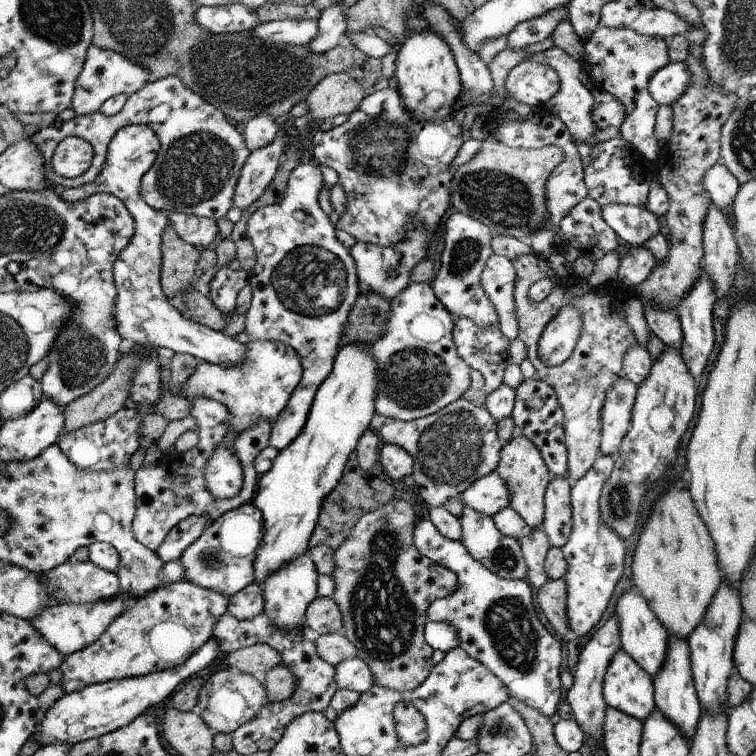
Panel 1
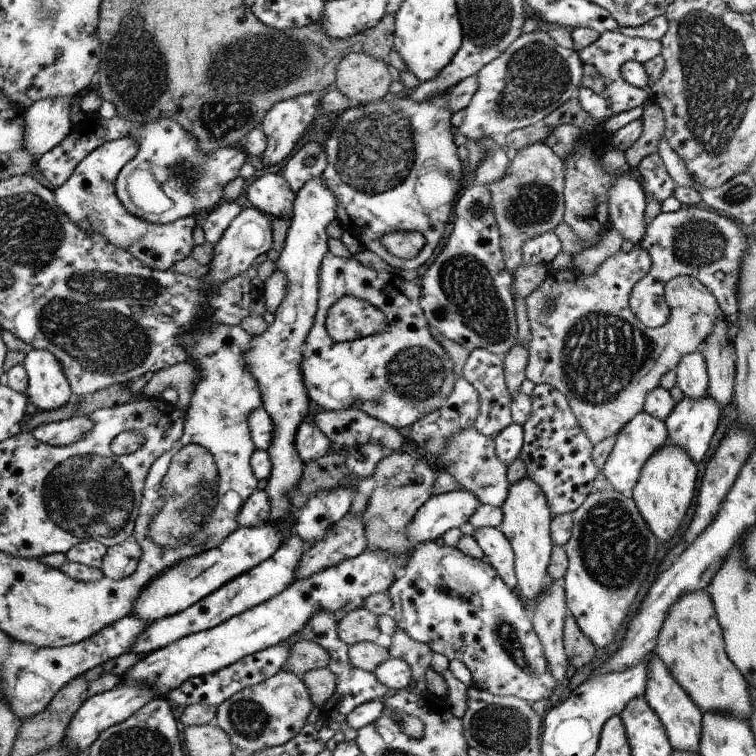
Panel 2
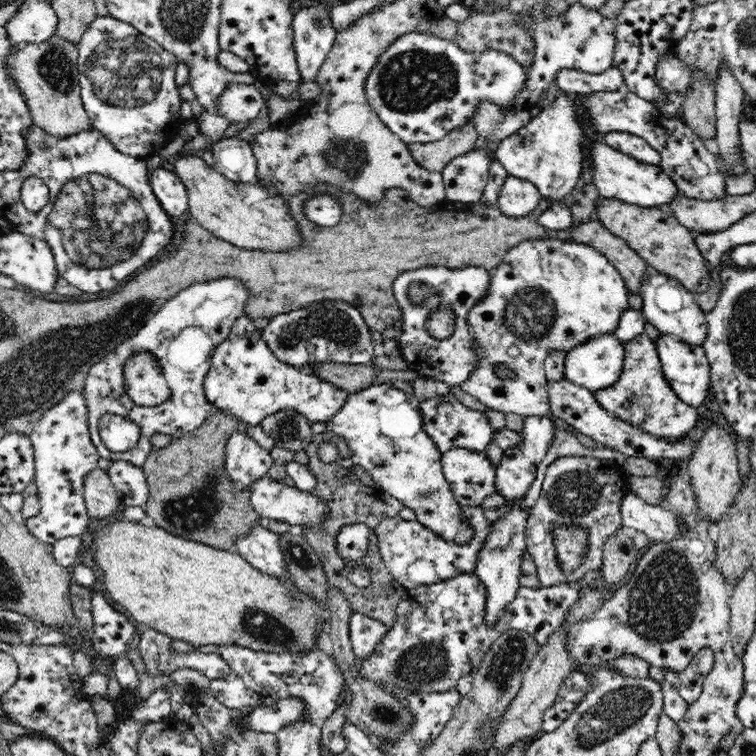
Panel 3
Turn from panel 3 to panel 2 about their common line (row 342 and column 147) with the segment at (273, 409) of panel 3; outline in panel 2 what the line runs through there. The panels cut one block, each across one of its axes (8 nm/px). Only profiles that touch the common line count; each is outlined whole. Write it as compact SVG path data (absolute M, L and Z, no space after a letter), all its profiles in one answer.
M122 135L119 139L104 143L82 159L70 178L54 192L58 206L87 231L99 232L116 246L127 248L143 265L151 269L167 271L176 262L190 256L194 248L192 232L200 226L203 216L198 214L173 223L151 223L136 216L122 204L117 196L117 176L126 163L130 162L139 151L139 140L130 135Z

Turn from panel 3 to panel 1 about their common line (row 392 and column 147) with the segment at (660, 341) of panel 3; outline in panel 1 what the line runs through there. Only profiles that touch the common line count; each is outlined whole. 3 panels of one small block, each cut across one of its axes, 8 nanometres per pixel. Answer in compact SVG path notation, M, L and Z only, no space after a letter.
M211 638L180 666L141 677L96 683L82 691L64 694L45 712L45 718L41 720L40 727L33 732L31 738L35 739L40 748L54 743L72 746L88 739L100 739L101 736L130 724L144 710L173 695L178 684L183 684L194 677L194 674L202 672L220 654L221 648L217 641Z

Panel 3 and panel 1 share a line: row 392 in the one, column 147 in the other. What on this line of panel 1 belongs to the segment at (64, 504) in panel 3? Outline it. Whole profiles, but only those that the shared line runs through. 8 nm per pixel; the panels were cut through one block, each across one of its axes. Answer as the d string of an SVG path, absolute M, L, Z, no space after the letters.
M96 45L90 46L75 84L71 108L75 110L76 115L95 113L111 96L119 94L130 96L136 91L140 91L148 83L150 76L150 69L143 68L136 61L127 59L114 50L103 49Z

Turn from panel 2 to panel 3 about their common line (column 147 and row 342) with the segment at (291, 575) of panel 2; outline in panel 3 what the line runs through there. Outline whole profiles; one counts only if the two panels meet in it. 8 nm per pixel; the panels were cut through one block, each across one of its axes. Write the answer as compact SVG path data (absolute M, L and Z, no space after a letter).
M644 332L624 343L625 362L620 378L612 386L594 392L598 403L617 419L661 439L682 439L696 426L698 410L678 398L662 372L656 345Z

